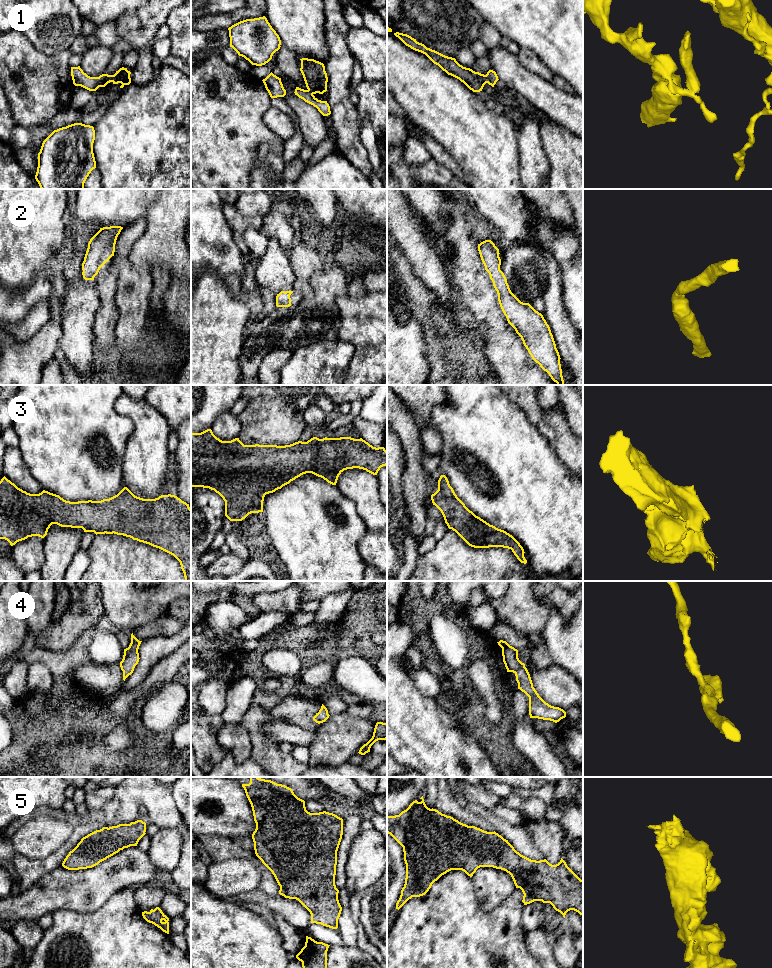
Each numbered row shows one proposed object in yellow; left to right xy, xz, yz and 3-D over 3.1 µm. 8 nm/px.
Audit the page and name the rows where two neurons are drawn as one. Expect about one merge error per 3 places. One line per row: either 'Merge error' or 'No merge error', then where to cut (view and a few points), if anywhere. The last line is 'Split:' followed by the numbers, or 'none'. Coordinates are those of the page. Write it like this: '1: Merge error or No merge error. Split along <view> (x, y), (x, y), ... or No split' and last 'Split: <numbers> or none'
1: Merge error. Split along yz (485, 75), (486, 82)
2: No merge error. No split
3: No merge error. No split
4: No merge error. No split
5: No merge error. No split
Split: 1

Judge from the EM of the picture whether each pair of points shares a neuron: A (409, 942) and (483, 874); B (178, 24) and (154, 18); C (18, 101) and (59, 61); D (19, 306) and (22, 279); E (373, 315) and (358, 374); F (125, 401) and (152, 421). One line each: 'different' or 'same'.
A: different
B: different
C: same
D: different
E: same
F: same

